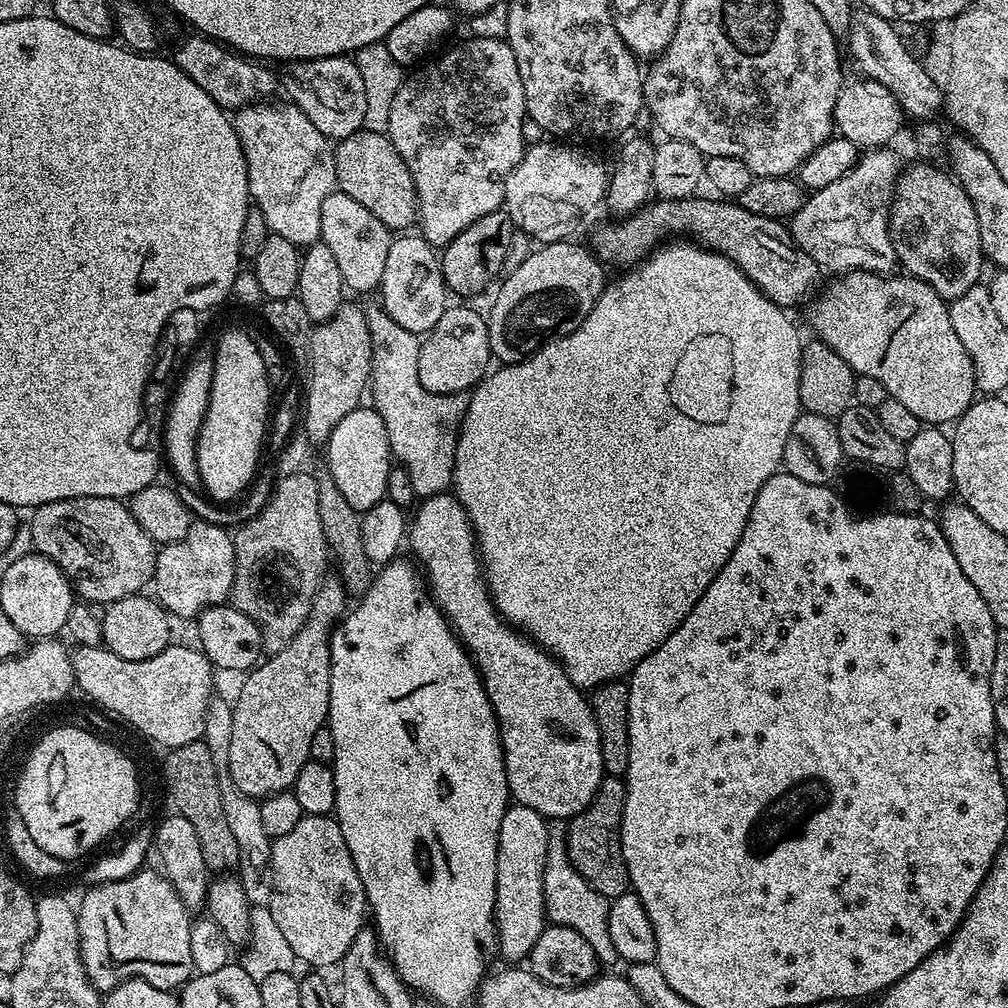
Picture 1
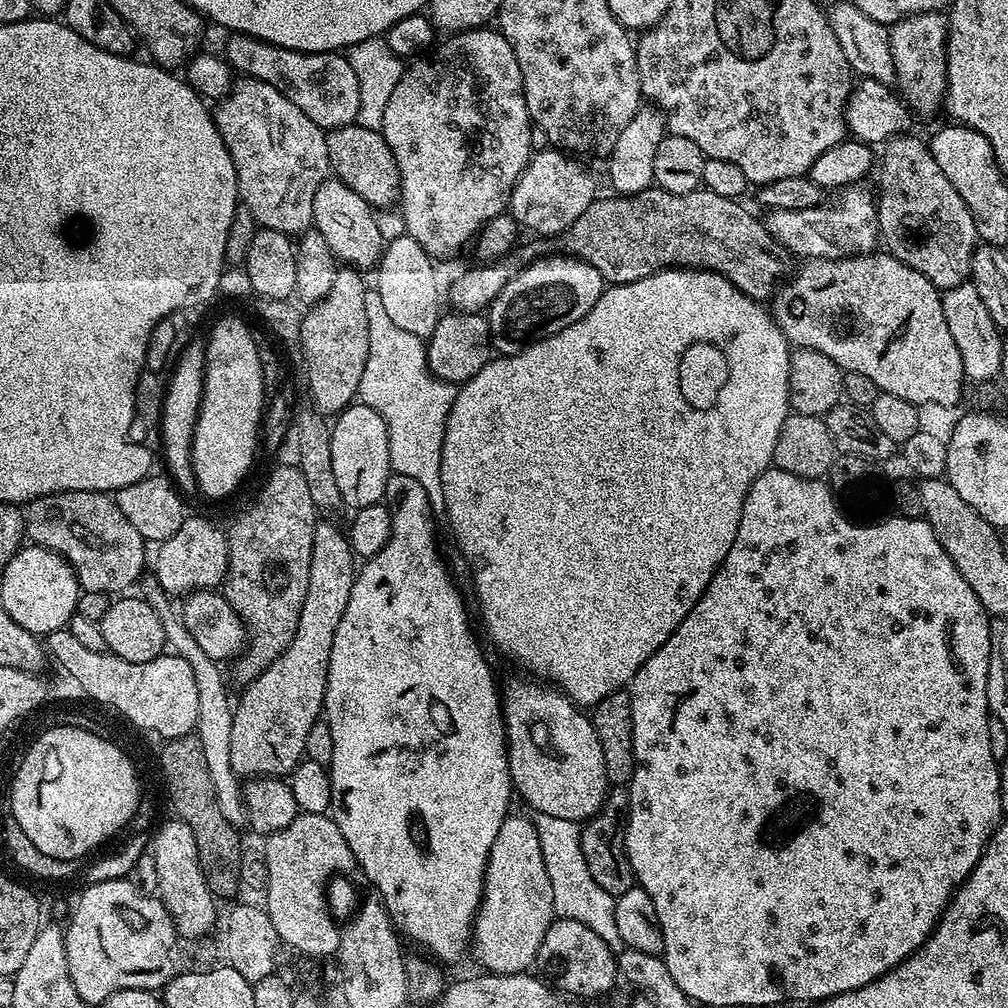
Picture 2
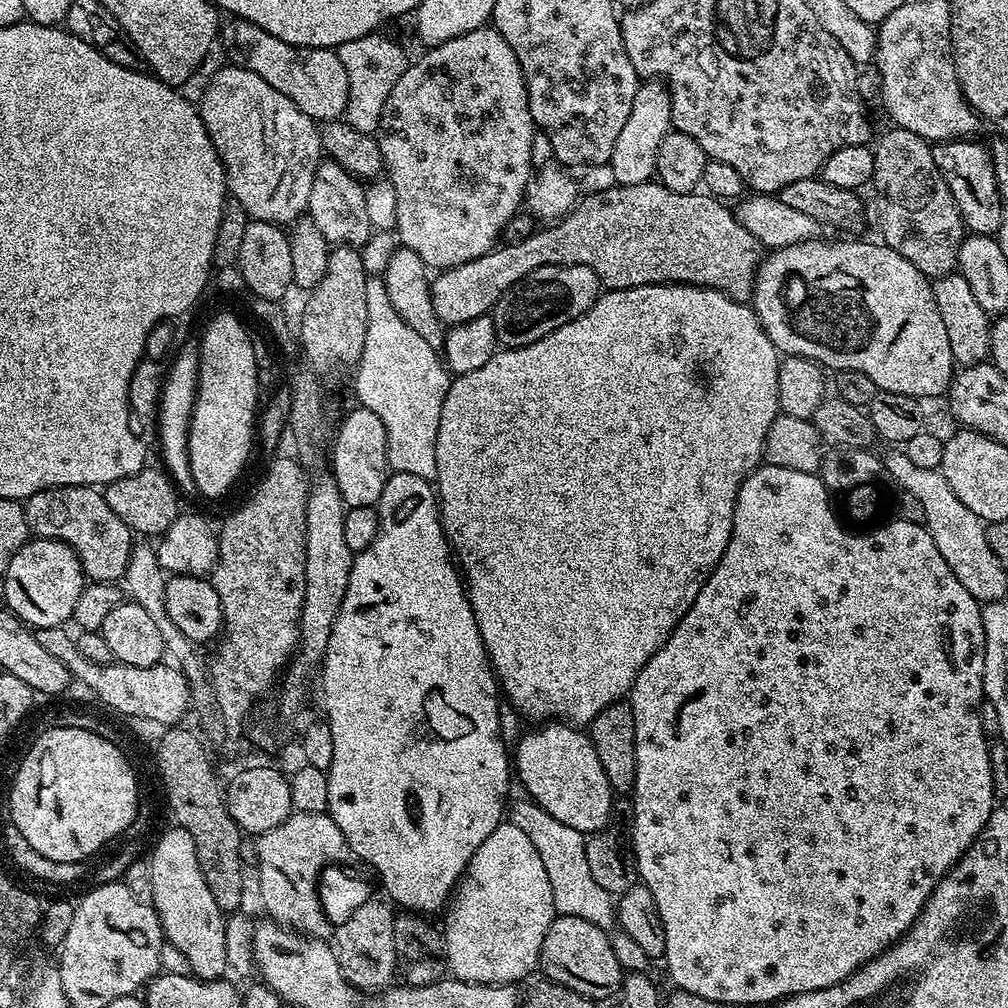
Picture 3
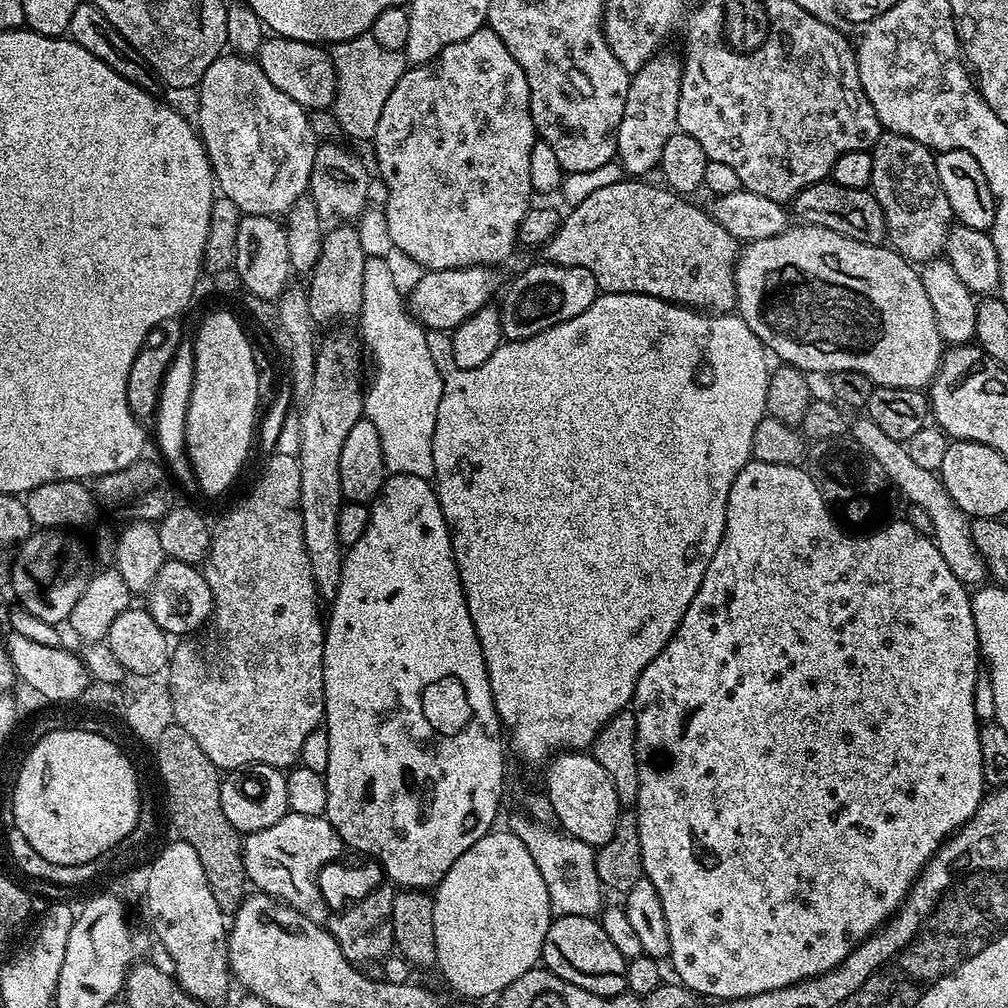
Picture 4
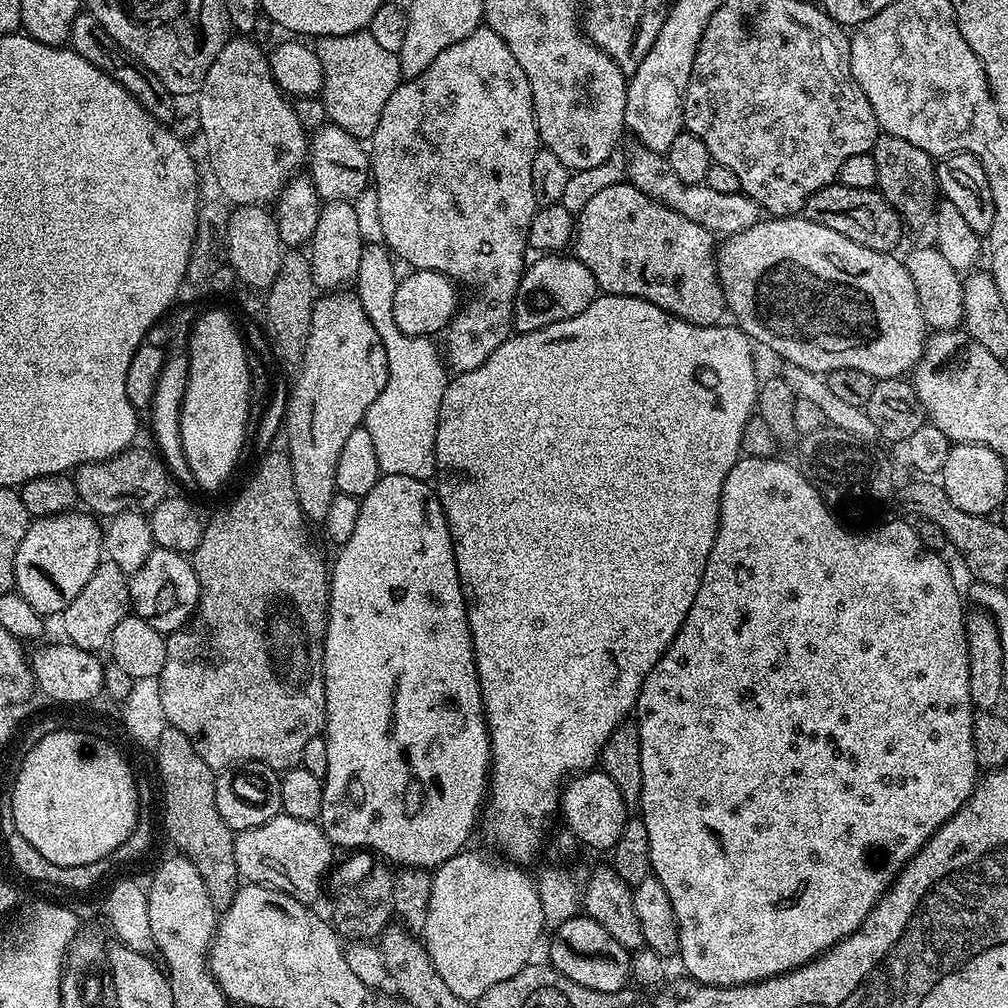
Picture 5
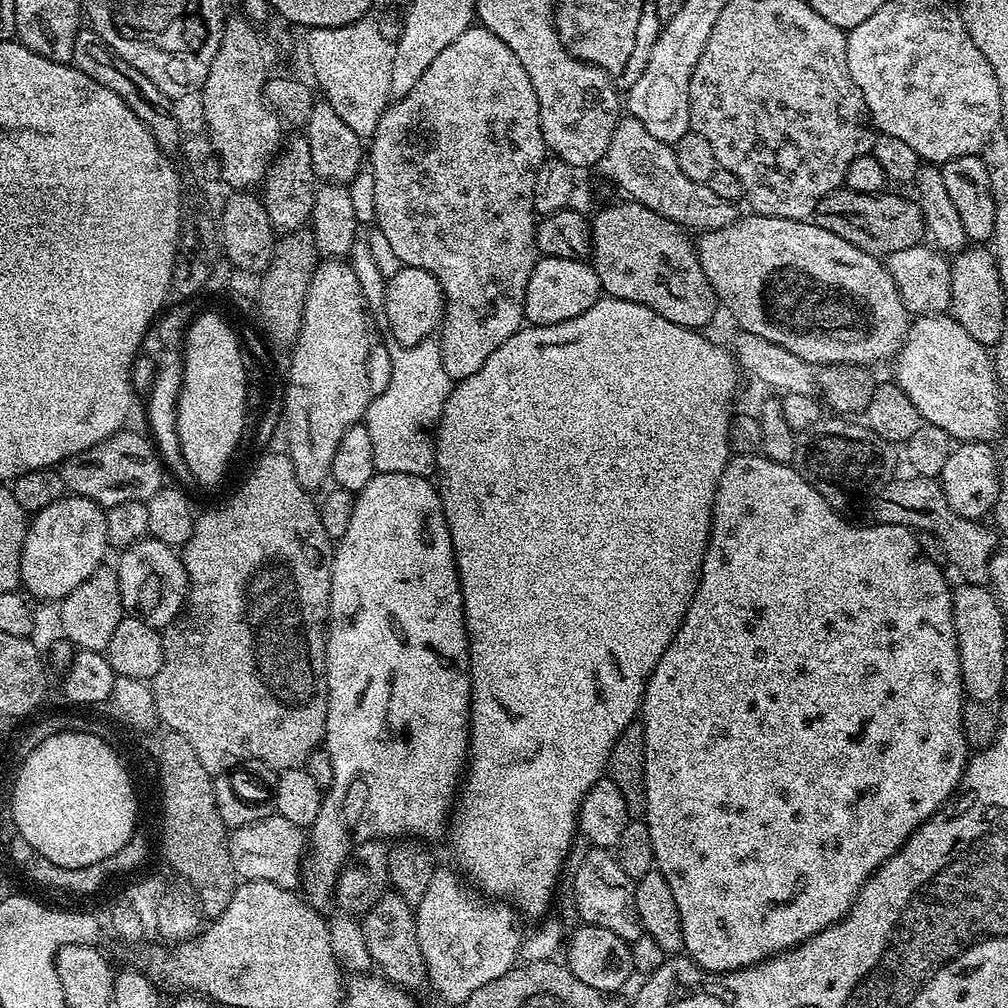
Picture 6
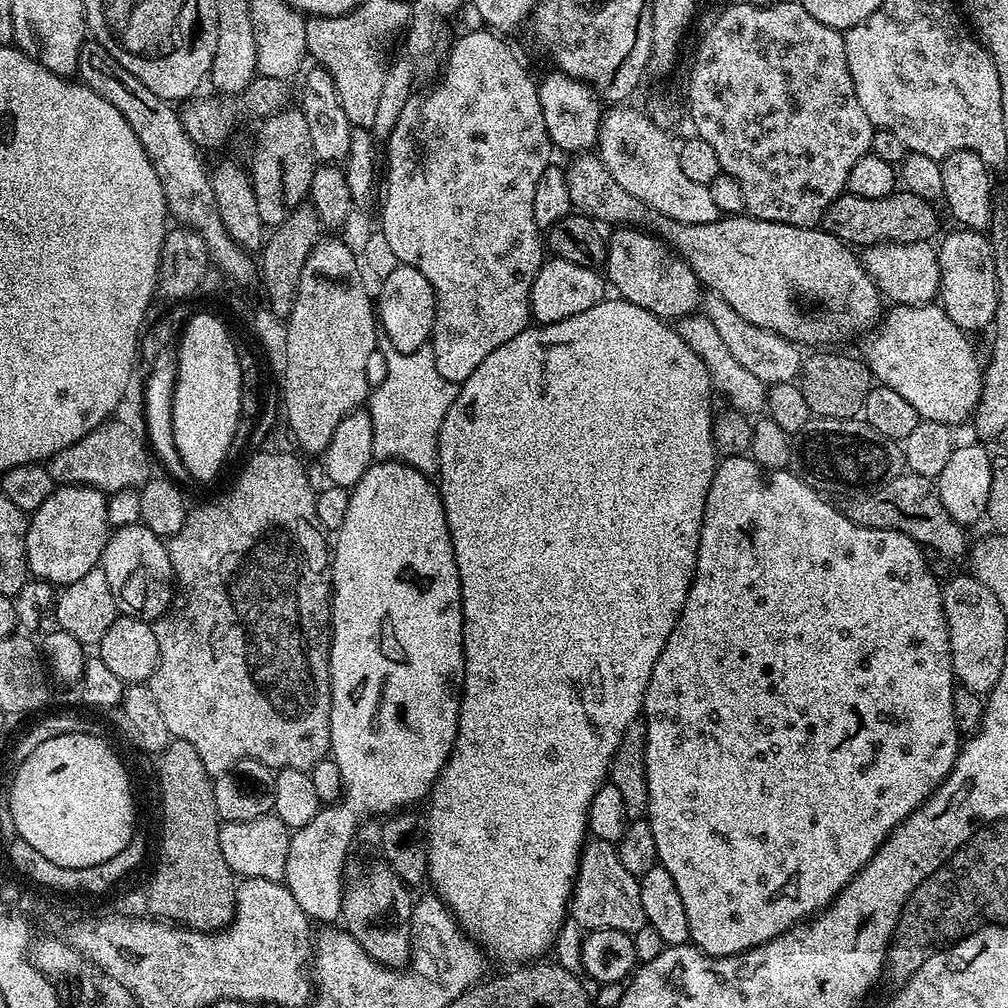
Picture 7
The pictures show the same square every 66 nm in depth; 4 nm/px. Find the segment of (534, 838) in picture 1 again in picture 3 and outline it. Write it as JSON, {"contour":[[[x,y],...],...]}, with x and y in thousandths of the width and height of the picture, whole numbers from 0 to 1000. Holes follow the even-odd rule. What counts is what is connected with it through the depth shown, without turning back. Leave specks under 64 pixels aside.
{"contour":[[[498,815],[474,839],[446,890],[443,905],[438,918],[440,951],[451,971],[467,976],[512,976],[535,961],[538,935],[553,907],[542,859],[519,823]]]}

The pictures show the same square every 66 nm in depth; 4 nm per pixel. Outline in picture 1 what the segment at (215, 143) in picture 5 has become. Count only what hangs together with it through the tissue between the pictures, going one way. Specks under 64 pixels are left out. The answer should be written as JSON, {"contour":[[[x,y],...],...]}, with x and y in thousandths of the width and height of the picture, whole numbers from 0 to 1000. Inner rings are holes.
{"contour":[[[274,101],[246,103],[232,115],[236,141],[244,157],[246,193],[260,216],[264,216],[264,224],[269,233],[284,236],[284,240],[295,244],[313,242],[317,238],[319,200],[323,200],[323,196],[334,186],[330,144],[293,103],[270,102]]]}

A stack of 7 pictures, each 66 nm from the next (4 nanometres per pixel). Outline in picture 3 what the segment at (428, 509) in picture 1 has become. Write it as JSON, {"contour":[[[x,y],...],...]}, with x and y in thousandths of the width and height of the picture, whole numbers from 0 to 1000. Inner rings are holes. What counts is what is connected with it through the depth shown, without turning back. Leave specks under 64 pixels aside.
{"contour":[[[540,716],[529,726],[524,726],[516,734],[512,746],[510,742],[510,766],[516,769],[516,778],[523,789],[546,812],[554,812],[554,815],[566,819],[568,823],[580,827],[597,825],[604,820],[606,810],[609,810],[609,787],[601,772],[601,764],[597,764],[597,756],[593,756],[593,744],[589,744],[587,731],[582,725],[563,716]]]}

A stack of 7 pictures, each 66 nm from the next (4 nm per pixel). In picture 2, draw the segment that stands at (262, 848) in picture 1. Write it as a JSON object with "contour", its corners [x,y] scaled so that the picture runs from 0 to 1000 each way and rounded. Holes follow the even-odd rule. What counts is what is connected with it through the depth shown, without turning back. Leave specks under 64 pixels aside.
{"contour":[[[144,570],[137,579],[140,594],[144,595],[150,604],[157,609],[160,614],[163,631],[163,648],[167,651],[185,654],[192,668],[192,677],[196,684],[196,716],[194,717],[193,729],[200,746],[203,749],[204,760],[207,761],[208,774],[212,779],[213,791],[216,794],[216,802],[223,809],[224,813],[235,821],[245,818],[243,808],[241,783],[237,770],[228,759],[228,729],[231,723],[231,697],[224,687],[222,675],[217,665],[219,663],[215,656],[207,653],[196,642],[196,637],[192,636],[188,627],[185,625],[178,615],[178,610],[171,603],[170,594],[163,587],[156,577],[154,570]],[[147,571],[147,572],[146,572]],[[139,583],[139,584],[138,584]]]}

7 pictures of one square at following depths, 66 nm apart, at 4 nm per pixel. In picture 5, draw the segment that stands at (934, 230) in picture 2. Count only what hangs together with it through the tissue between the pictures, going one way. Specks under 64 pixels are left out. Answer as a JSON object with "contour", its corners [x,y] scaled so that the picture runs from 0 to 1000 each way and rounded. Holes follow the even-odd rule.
{"contour":[[[874,133],[864,149],[867,166],[871,168],[869,187],[879,196],[883,204],[893,213],[902,227],[913,226],[922,221],[931,201],[931,184],[929,181],[929,163],[919,149],[899,141],[899,137],[887,137]]]}

